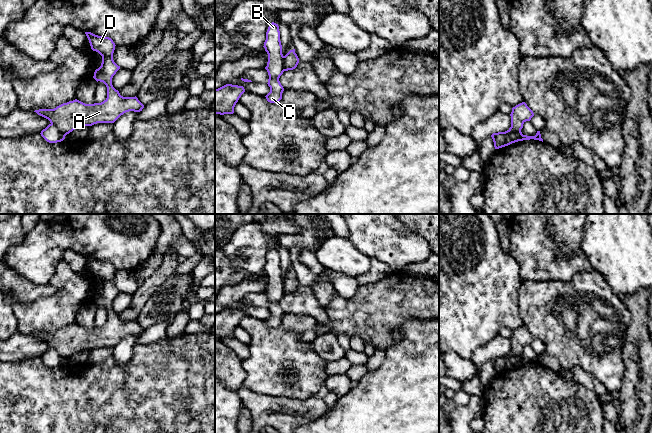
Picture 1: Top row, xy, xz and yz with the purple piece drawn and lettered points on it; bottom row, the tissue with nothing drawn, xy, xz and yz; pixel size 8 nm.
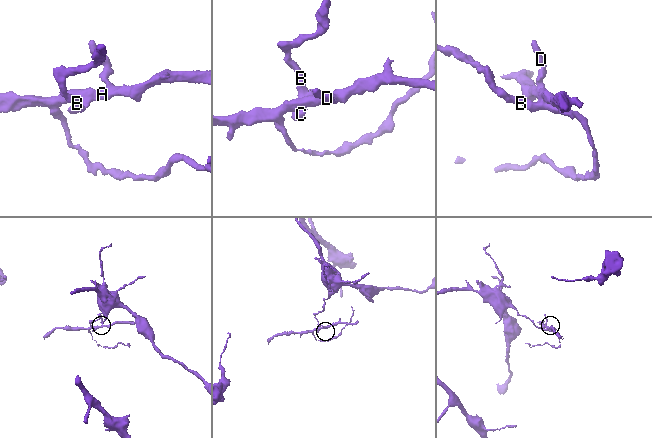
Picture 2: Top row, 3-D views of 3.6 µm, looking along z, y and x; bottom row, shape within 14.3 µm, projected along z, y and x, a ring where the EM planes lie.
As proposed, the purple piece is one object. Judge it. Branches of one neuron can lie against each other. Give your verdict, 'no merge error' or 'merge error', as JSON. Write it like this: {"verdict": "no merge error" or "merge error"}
{"verdict": "merge error"}

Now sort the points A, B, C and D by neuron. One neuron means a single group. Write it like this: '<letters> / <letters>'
A D / B C

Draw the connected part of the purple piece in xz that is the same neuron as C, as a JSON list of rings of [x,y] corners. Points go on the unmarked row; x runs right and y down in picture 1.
[[[274,246],[270,247],[263,271],[268,278],[268,286],[265,293],[269,299],[267,308],[270,311],[270,316],[265,321],[270,327],[277,327],[282,323],[282,317],[284,315],[279,302],[285,295],[278,248]]]

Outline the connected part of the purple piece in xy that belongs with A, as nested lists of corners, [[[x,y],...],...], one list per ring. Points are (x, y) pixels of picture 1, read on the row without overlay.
[[[85,256],[91,273],[102,280],[101,290],[95,294],[93,302],[107,311],[107,322],[101,327],[85,328],[77,323],[63,327],[54,333],[35,334],[66,360],[73,354],[97,347],[114,347],[126,336],[140,336],[144,329],[135,321],[123,321],[112,309],[112,302],[120,293],[114,284],[115,267],[109,261]]]

